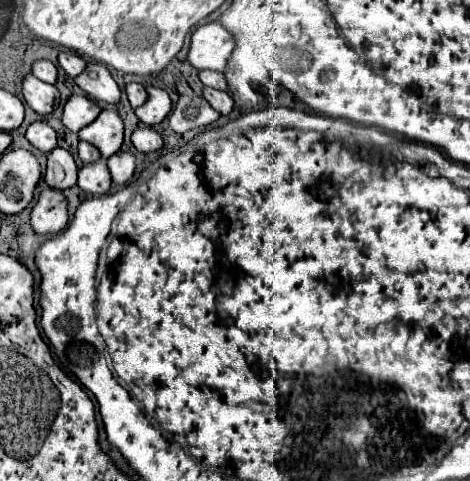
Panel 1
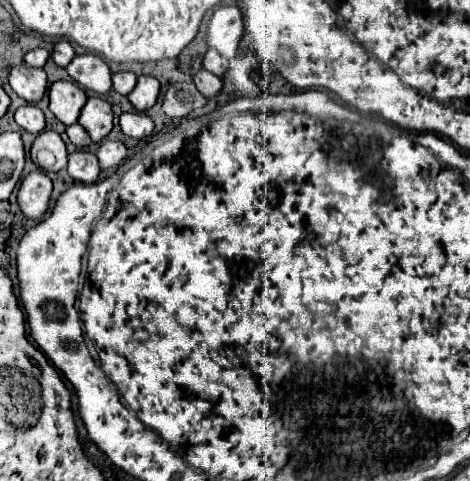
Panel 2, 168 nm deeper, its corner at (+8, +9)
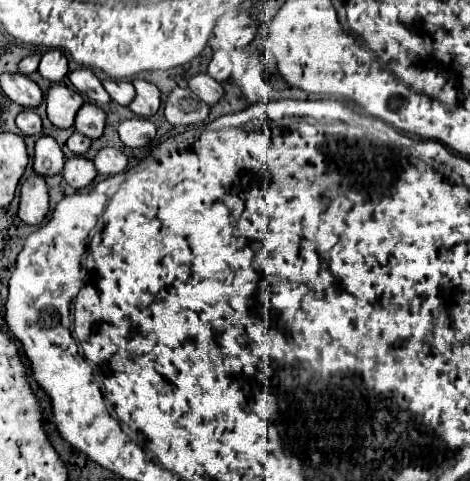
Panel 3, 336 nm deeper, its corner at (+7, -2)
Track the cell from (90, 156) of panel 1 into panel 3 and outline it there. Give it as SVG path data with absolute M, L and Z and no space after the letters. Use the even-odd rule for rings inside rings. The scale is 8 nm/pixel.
M73 132L73 136L67 140L67 146L69 146L69 150L73 152L73 154L85 154L87 150L89 150L89 146L91 146L91 138L87 138L87 136L83 136L83 134L79 134L79 132Z

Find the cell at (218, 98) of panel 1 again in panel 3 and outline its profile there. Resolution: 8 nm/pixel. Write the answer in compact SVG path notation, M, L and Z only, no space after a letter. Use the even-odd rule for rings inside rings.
M197 74L189 80L189 88L209 106L217 104L223 98L223 86L213 80L209 74Z

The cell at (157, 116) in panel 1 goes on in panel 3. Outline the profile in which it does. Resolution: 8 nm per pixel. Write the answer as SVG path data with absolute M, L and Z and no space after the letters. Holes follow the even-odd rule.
M133 80L133 86L137 90L135 100L129 104L129 110L135 112L141 118L151 118L159 106L161 106L161 92L155 84L145 80Z

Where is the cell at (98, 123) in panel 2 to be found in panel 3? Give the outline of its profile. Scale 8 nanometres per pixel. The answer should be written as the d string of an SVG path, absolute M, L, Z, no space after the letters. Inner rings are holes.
M83 104L75 118L75 130L91 140L97 140L105 128L105 112L97 104Z

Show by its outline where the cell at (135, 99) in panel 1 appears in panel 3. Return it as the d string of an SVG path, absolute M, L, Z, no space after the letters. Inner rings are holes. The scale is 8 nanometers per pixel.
M105 80L103 86L109 92L109 96L121 106L127 106L135 96L135 88L129 80Z

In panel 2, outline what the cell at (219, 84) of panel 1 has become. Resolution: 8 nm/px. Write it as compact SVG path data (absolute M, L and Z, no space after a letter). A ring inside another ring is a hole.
M208 49L208 53L204 55L204 69L222 77L224 71L228 69L228 59L222 57L216 49Z

